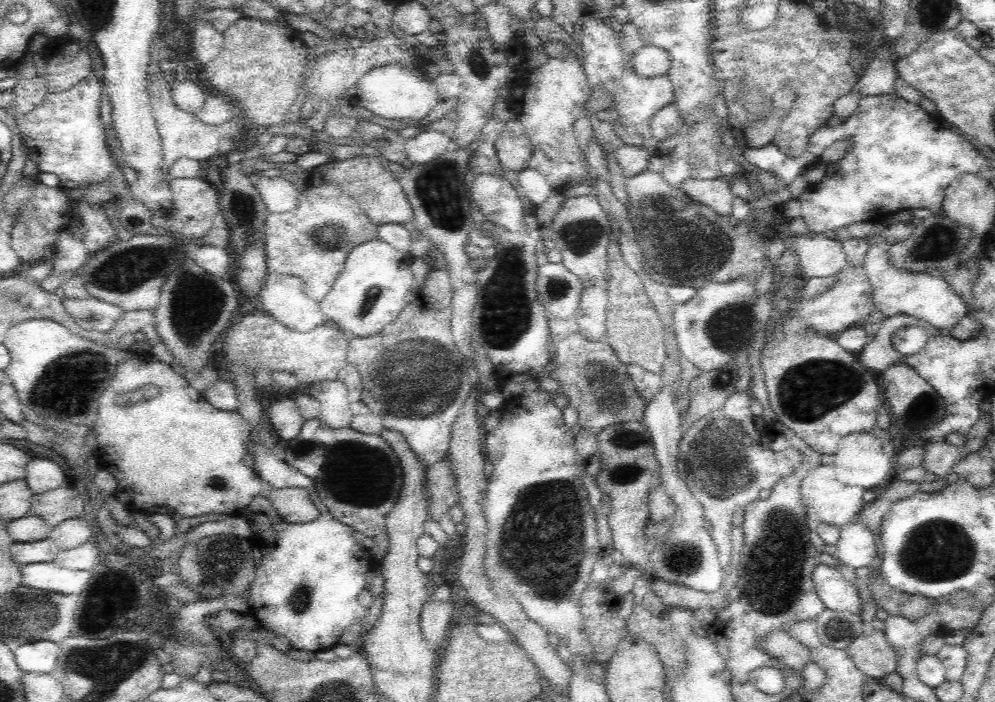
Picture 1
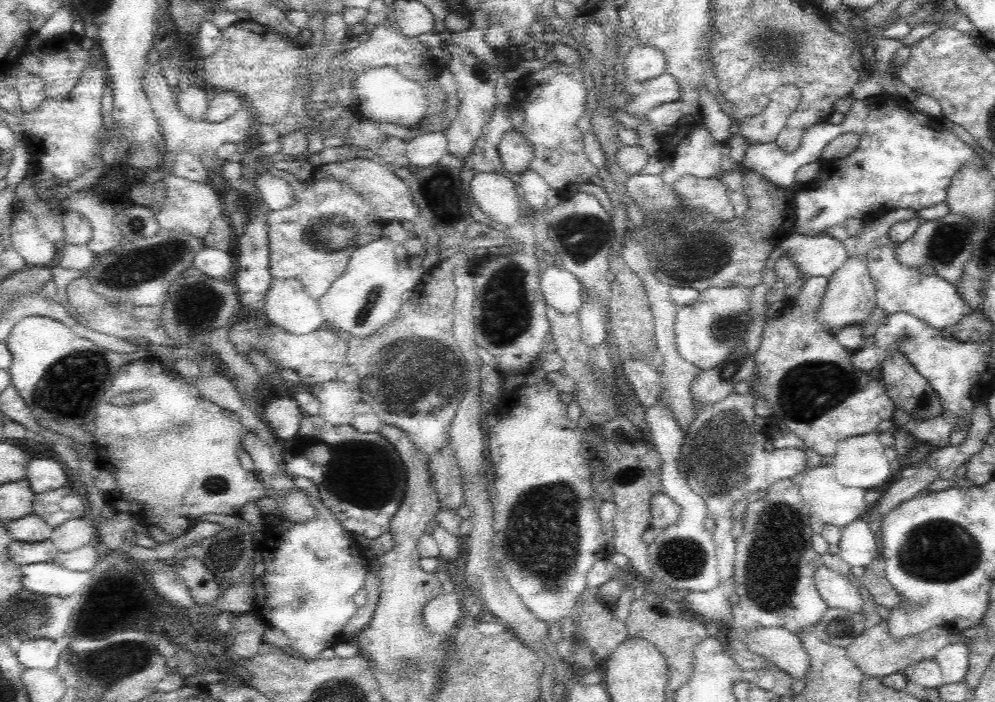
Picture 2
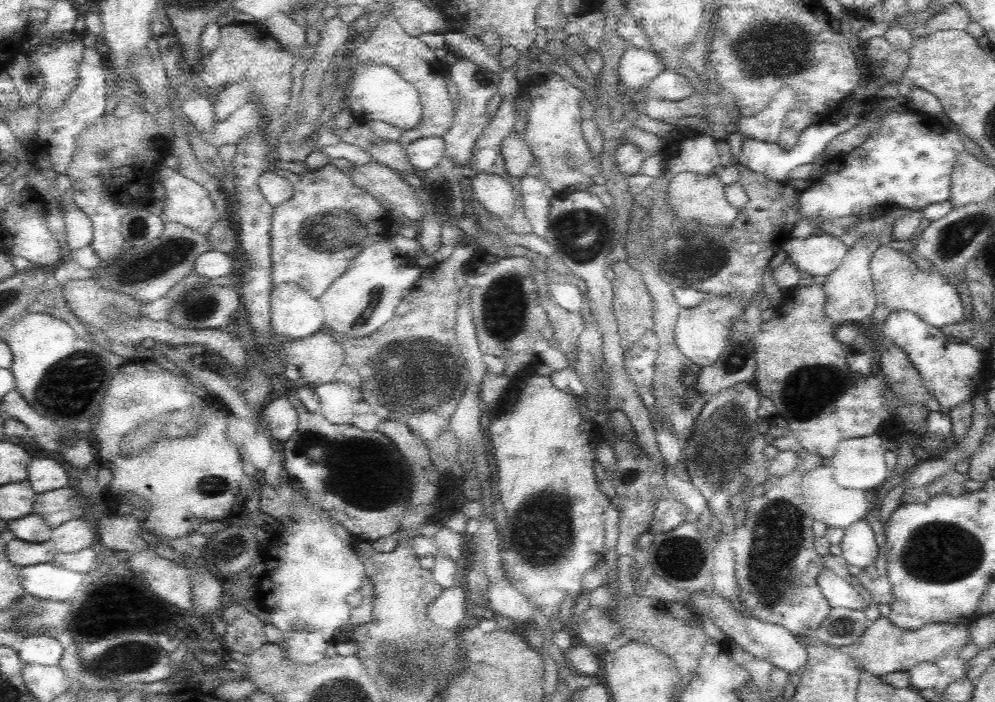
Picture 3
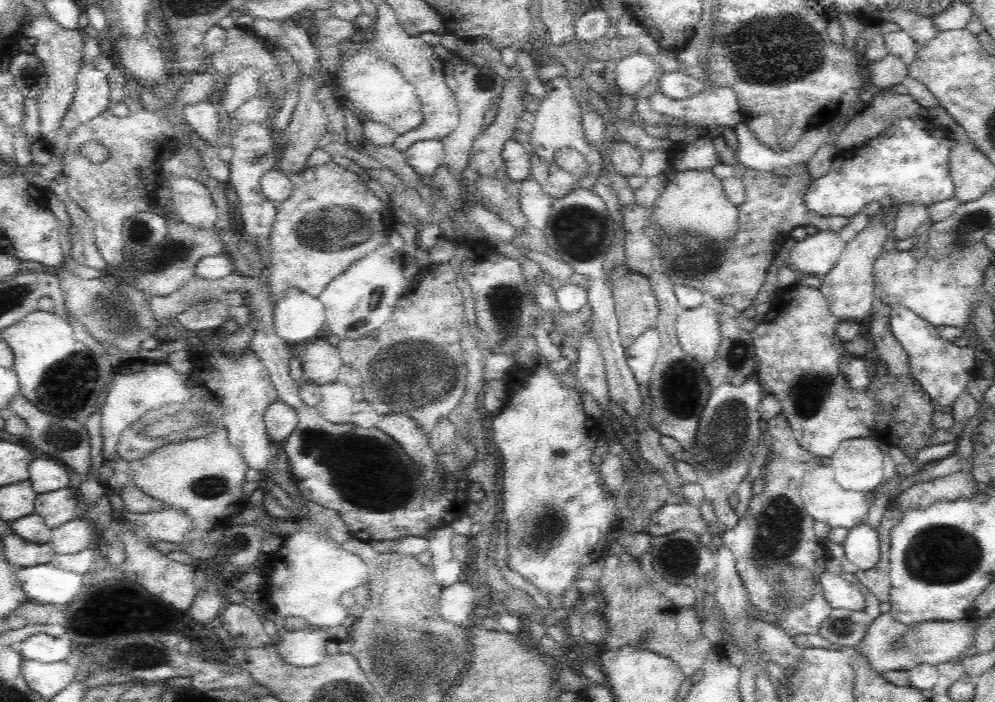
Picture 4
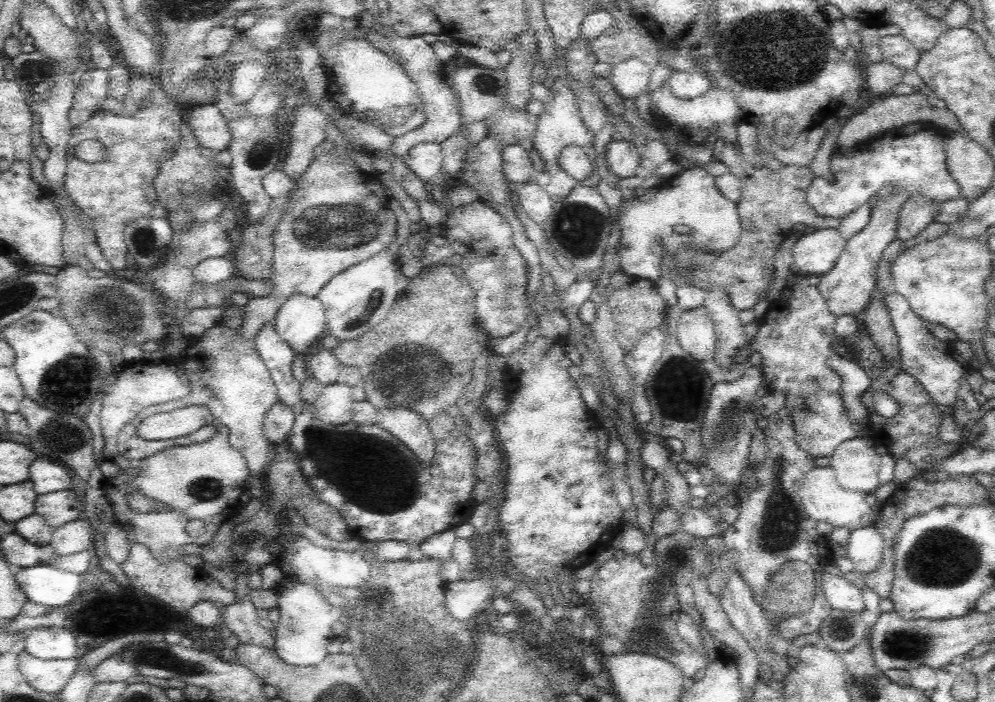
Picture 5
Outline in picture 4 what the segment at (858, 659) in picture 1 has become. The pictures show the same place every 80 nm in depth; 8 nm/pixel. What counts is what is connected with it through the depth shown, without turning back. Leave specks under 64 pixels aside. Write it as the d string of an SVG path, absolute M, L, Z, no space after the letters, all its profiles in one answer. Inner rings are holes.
M881 613L878 618L870 622L867 634L856 651L861 652L868 660L871 669L880 675L889 670L909 671L922 664L938 666L942 662L960 660L965 650L974 645L978 626L979 618L973 614L971 619L954 622L930 621L906 625L897 622L889 613Z

